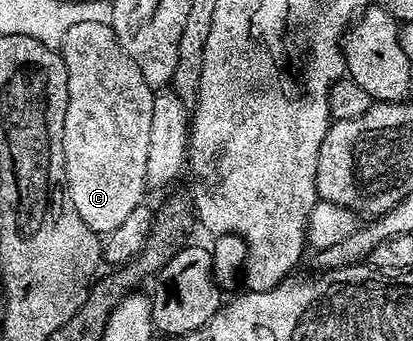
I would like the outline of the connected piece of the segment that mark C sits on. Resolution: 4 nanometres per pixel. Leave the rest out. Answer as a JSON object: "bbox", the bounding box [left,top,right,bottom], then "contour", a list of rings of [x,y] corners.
{"bbox":[60,22,155,234],"contour":[[[80,22],[80,26],[72,26],[72,30],[64,34],[60,51],[68,72],[68,102],[62,118],[66,193],[70,195],[76,214],[84,218],[93,232],[109,234],[143,203],[142,195],[148,192],[148,129],[155,89],[144,82],[144,74],[140,74],[136,62],[128,58],[109,24]]]}

